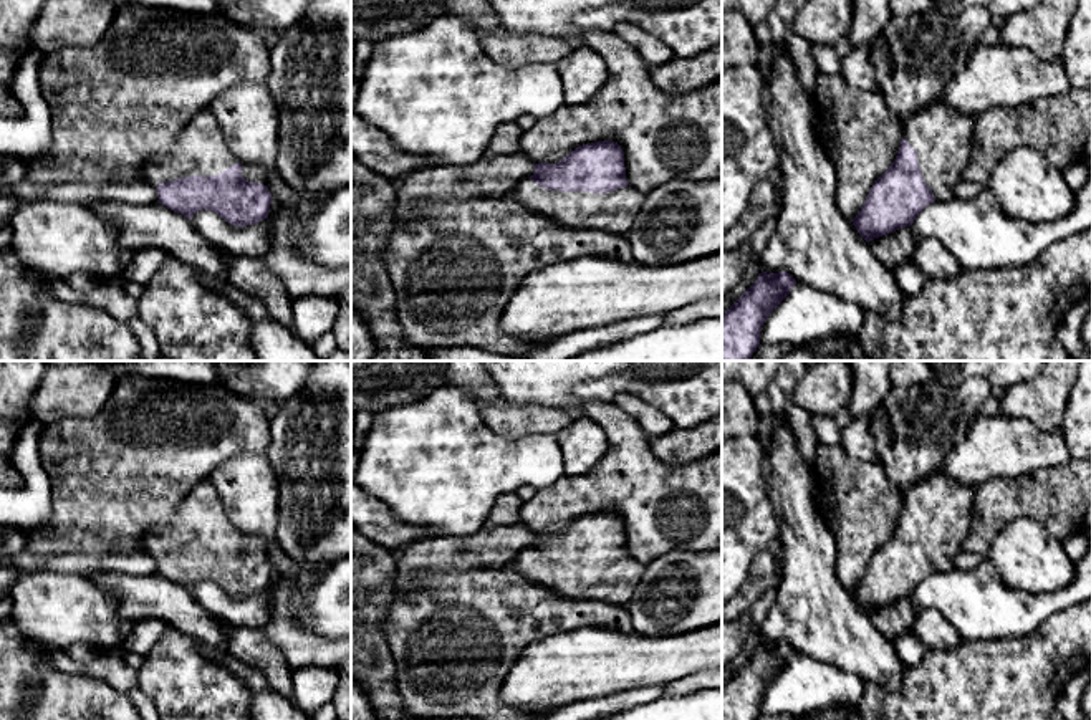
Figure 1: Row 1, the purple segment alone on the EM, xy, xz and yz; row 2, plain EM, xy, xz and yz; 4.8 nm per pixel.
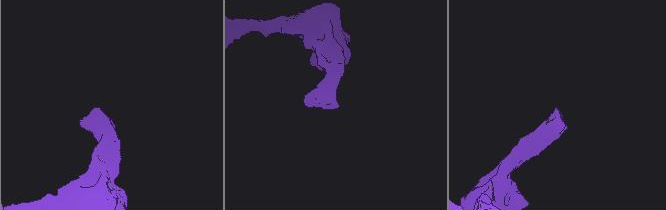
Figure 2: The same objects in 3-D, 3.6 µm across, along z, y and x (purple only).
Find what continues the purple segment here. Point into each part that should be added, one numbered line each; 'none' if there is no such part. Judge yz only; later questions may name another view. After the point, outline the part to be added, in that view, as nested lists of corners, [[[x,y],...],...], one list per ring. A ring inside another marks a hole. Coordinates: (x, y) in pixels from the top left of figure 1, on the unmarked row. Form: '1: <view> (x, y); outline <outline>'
1: yz (941, 507); outline [[[944,472],[930,473],[904,493],[904,508],[917,525],[922,548],[934,568],[945,573],[972,526],[975,487]]]

